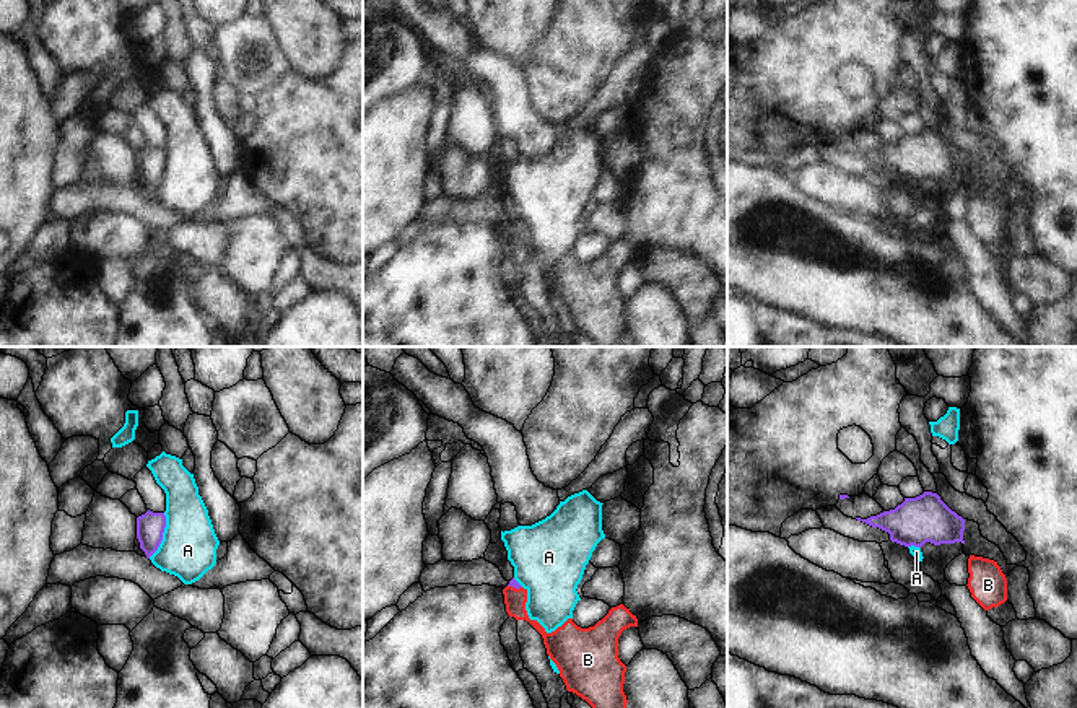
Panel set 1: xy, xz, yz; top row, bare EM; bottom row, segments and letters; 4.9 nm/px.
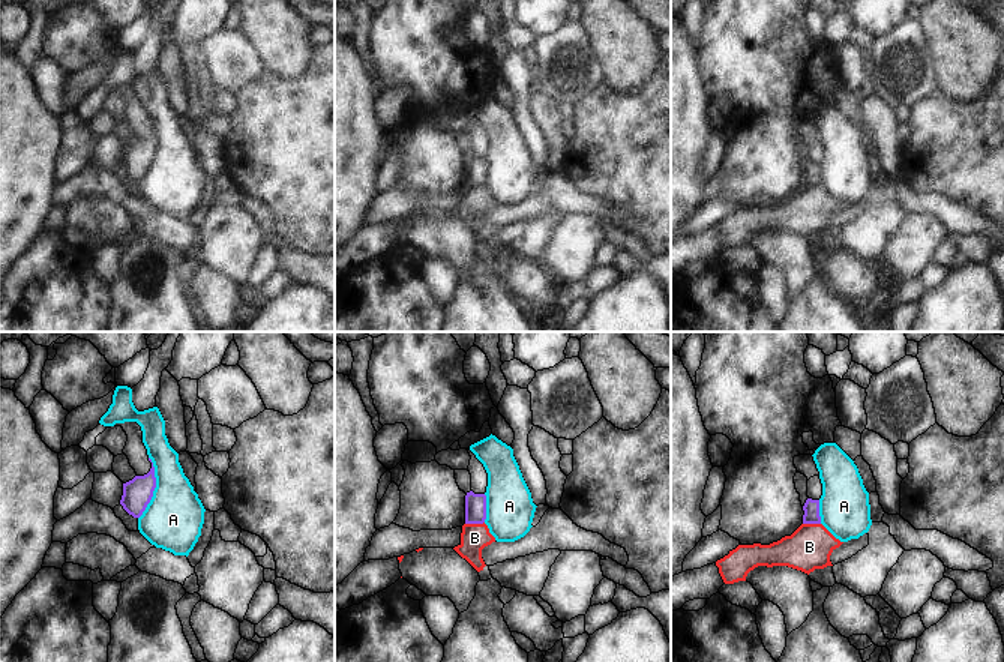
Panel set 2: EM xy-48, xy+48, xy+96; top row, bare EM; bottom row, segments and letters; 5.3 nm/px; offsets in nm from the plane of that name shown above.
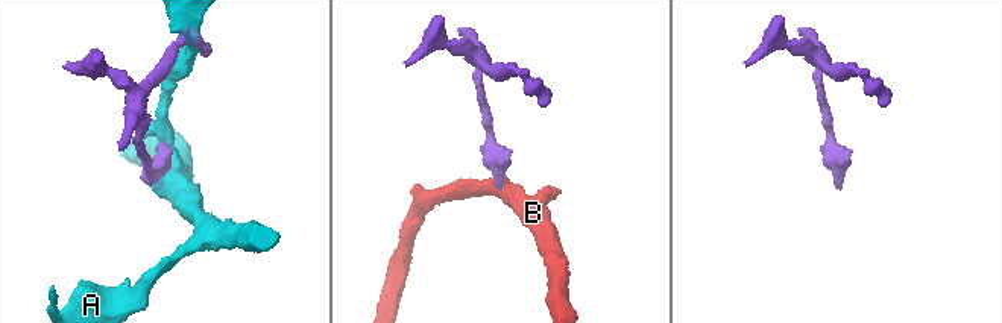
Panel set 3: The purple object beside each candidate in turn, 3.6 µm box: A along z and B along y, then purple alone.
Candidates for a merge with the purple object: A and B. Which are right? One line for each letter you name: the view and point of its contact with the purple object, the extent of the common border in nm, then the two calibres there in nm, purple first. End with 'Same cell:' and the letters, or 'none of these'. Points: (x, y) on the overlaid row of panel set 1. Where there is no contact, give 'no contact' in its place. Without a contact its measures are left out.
Same cell: none of these

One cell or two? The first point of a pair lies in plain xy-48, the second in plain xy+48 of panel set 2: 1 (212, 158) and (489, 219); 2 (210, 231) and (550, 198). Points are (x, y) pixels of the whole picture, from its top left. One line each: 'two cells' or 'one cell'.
1: two cells
2: two cells

